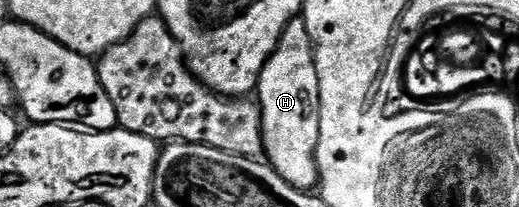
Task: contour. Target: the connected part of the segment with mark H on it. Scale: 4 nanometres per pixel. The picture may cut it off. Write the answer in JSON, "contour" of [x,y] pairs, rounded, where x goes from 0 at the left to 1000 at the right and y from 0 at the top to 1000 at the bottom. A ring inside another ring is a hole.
{"contour":[[[582,87],[559,101],[539,213],[513,300],[497,411],[497,498],[505,551],[509,754],[524,816],[580,918],[615,894],[617,826],[609,797],[617,643],[617,440],[609,333],[609,232],[597,145]]]}

